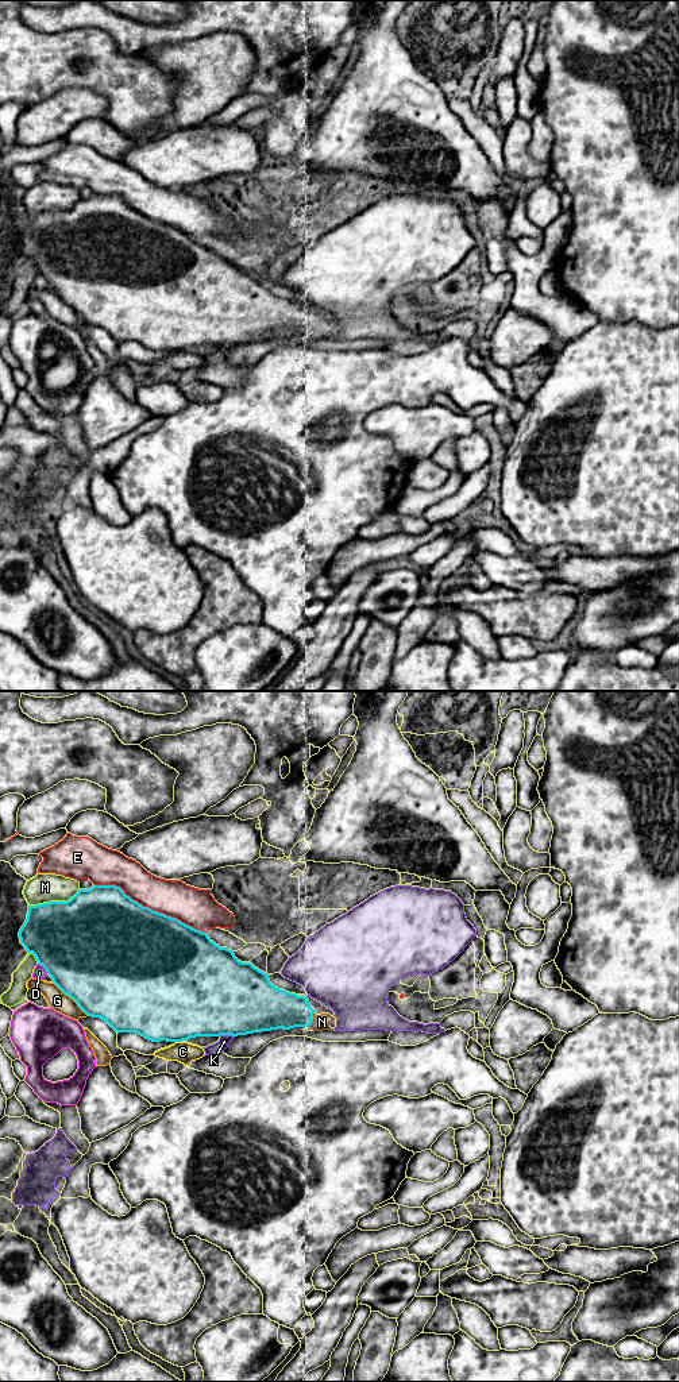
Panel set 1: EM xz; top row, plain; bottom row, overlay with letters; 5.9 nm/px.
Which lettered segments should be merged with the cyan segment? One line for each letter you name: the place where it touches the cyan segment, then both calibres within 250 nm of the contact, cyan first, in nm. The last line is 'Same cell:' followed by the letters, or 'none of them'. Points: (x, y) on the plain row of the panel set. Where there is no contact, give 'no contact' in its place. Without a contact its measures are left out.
N: contact xz (312, 328); calibres 260 and 100 nm
Same cell: N

